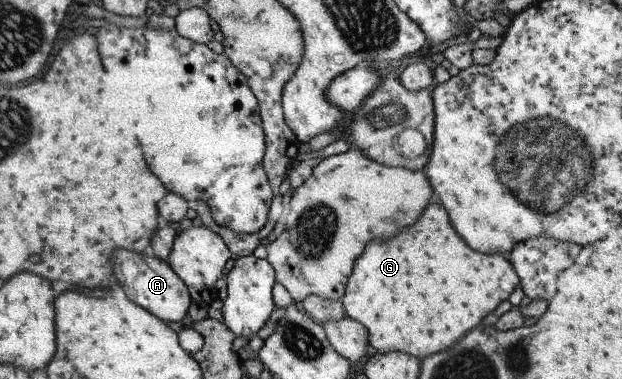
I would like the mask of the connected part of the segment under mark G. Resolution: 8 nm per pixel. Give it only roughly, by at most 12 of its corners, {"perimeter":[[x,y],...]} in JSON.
{"perimeter":[[434,199],[341,301],[375,352],[449,349],[521,283]]}

